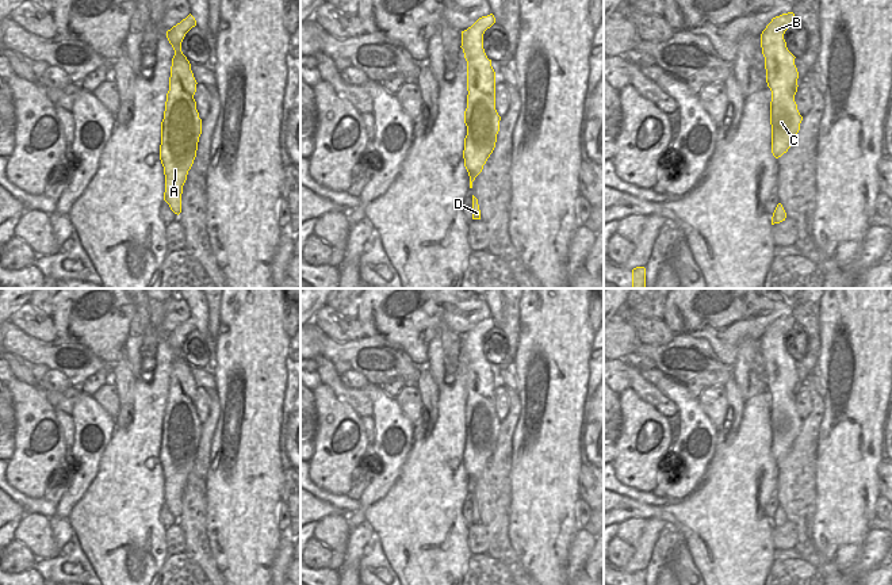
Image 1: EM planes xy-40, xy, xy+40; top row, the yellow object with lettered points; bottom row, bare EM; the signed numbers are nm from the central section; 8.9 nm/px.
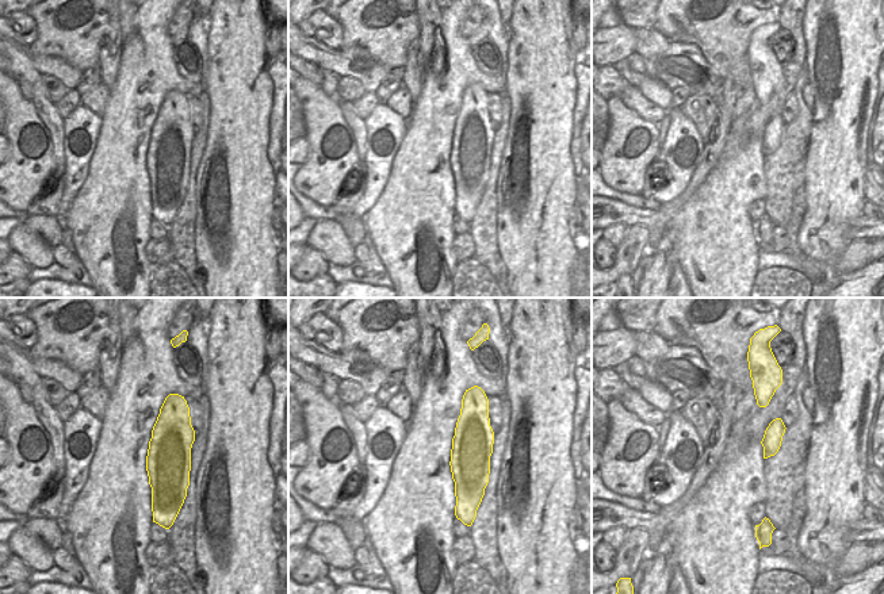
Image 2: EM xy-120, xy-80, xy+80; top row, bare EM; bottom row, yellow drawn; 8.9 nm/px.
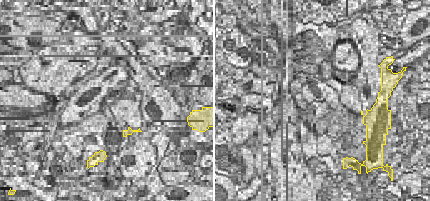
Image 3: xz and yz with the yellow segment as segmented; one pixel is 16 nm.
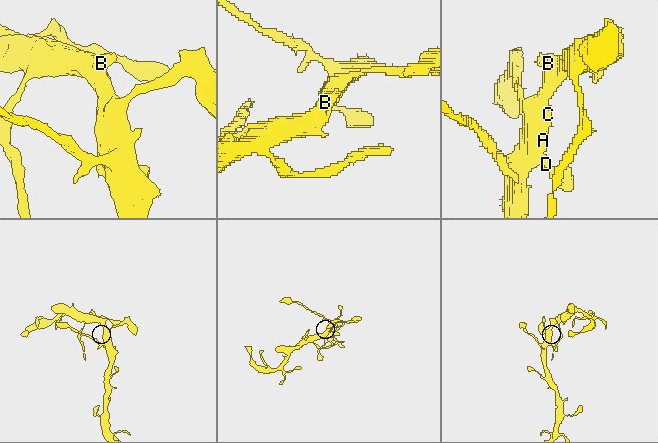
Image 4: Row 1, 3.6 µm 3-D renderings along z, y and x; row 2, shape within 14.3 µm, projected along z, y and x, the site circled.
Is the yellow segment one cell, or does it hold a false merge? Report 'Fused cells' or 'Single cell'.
Single cell.

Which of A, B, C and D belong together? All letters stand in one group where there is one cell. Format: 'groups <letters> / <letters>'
groups A B C D

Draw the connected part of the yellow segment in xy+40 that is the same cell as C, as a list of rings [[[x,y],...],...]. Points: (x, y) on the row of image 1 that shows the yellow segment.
[[[793,12],[782,14],[773,18],[761,34],[766,83],[772,91],[772,153],[776,158],[781,157],[792,146],[803,121],[795,102],[799,87],[796,57],[788,50],[784,39],[785,31],[795,20]]]

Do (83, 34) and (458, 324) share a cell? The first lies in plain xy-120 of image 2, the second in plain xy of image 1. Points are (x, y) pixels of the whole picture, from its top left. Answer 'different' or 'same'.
same

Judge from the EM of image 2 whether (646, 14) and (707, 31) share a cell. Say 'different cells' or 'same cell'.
different cells

